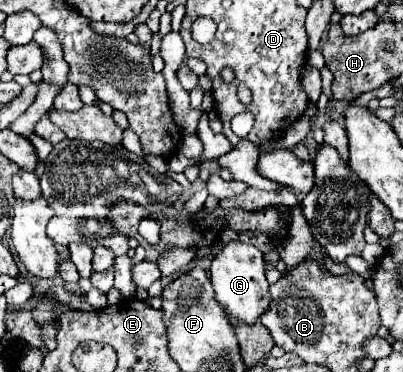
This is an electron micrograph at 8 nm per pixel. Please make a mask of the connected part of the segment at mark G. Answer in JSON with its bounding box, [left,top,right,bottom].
[211,242,271,324]

